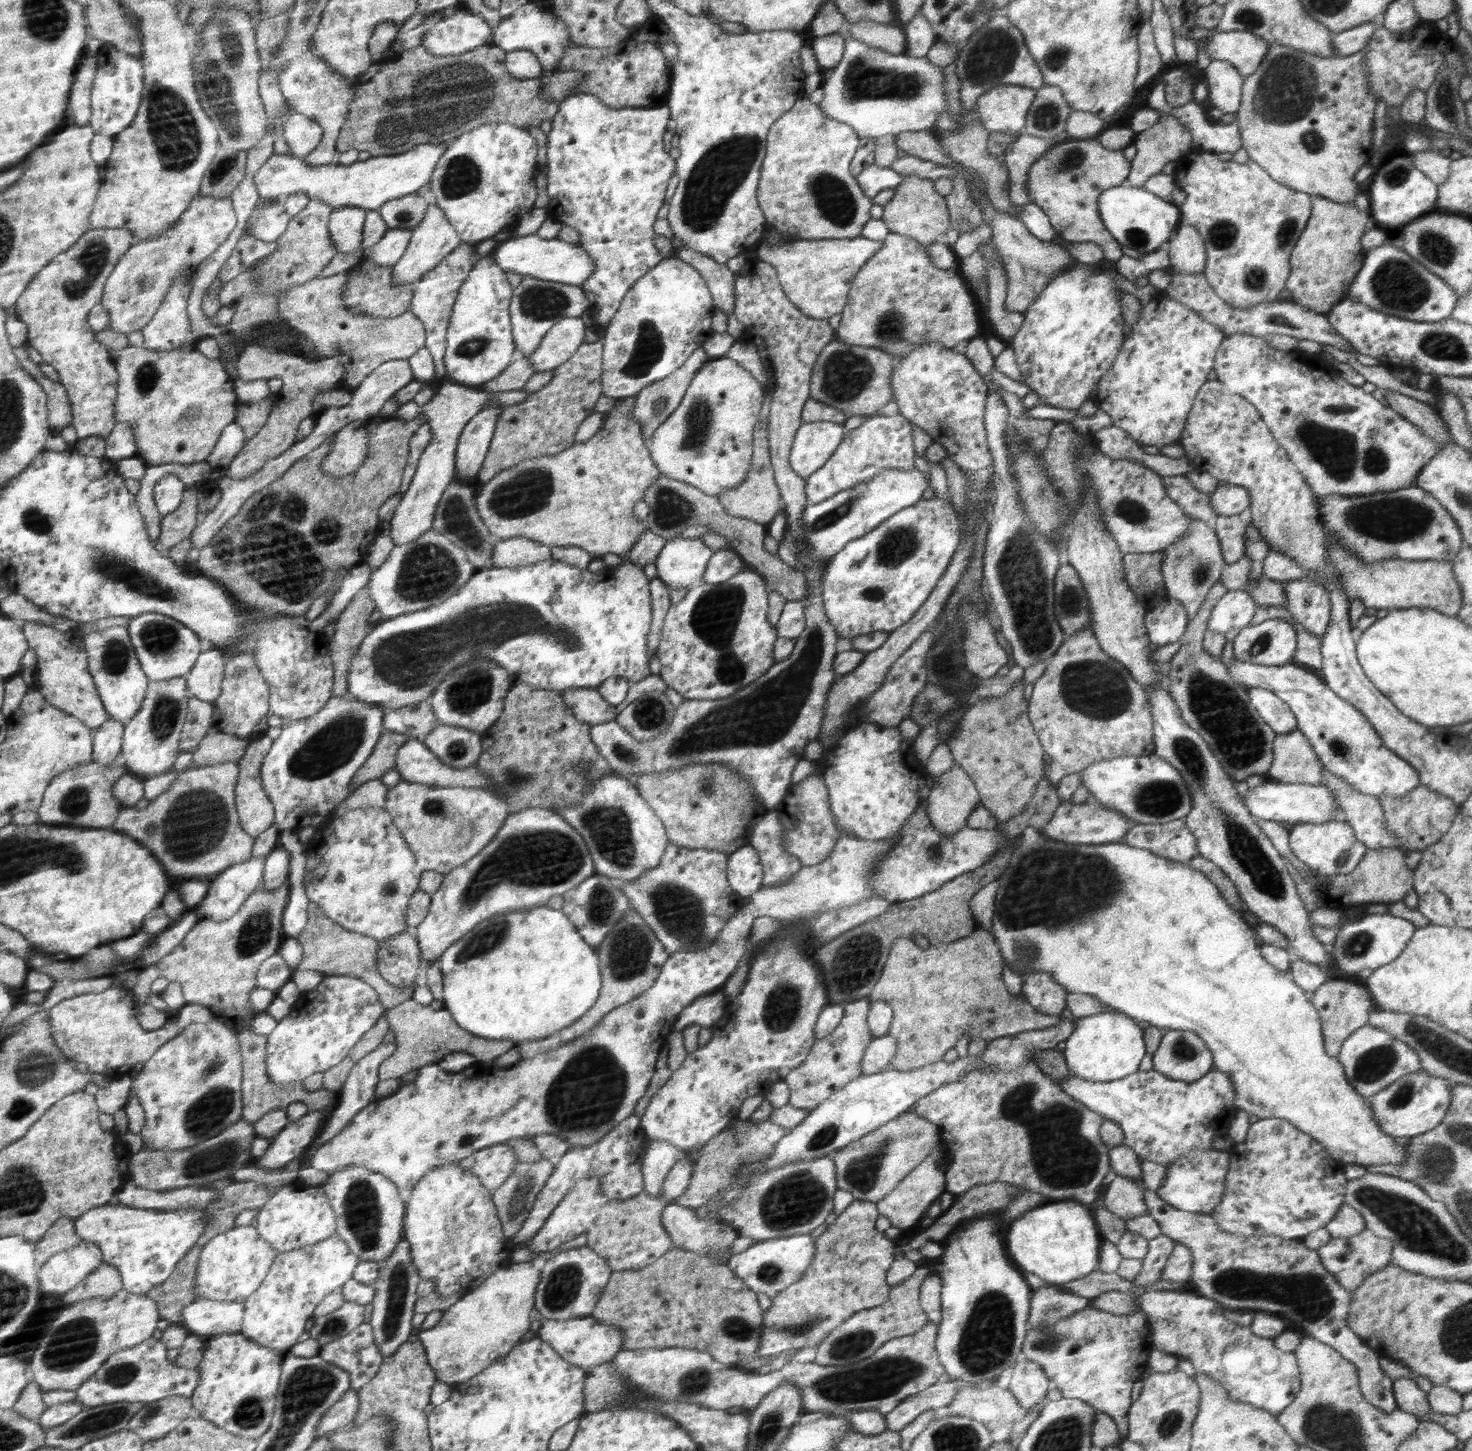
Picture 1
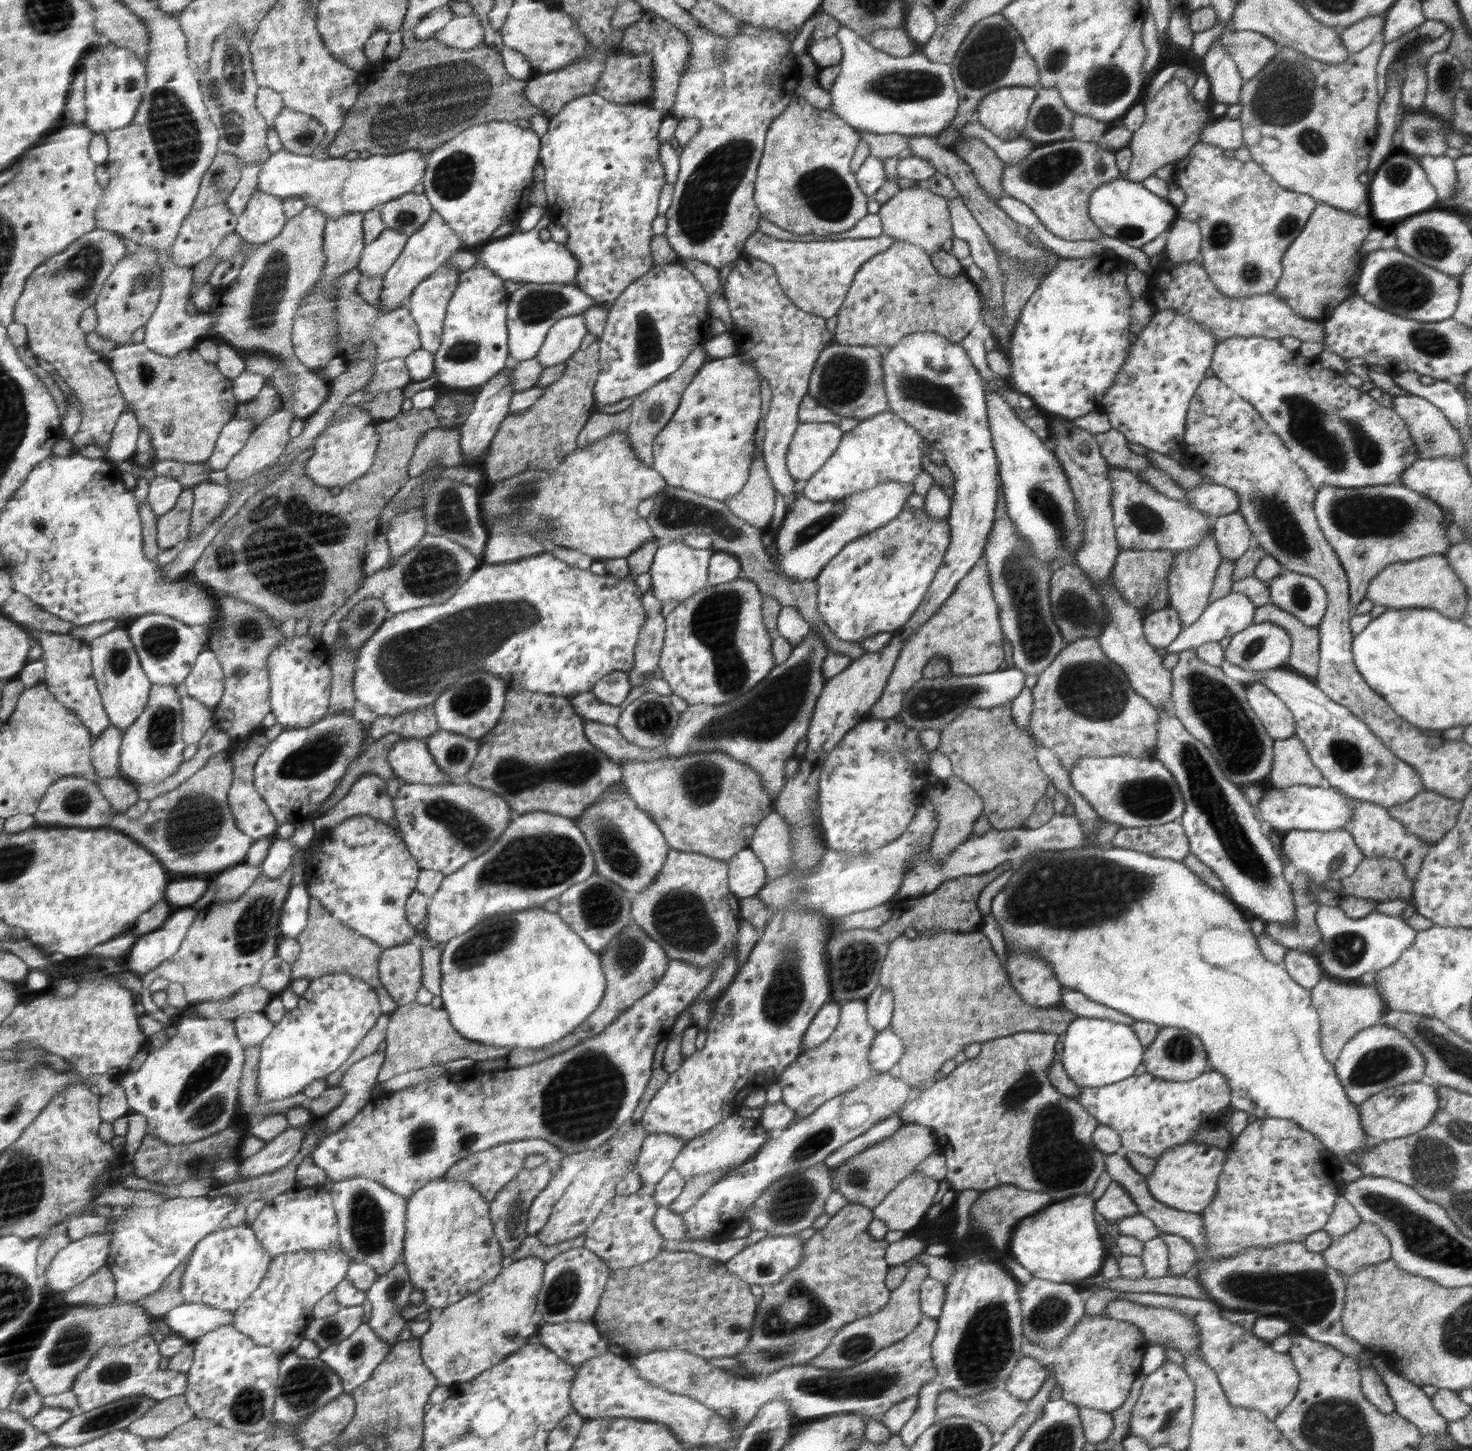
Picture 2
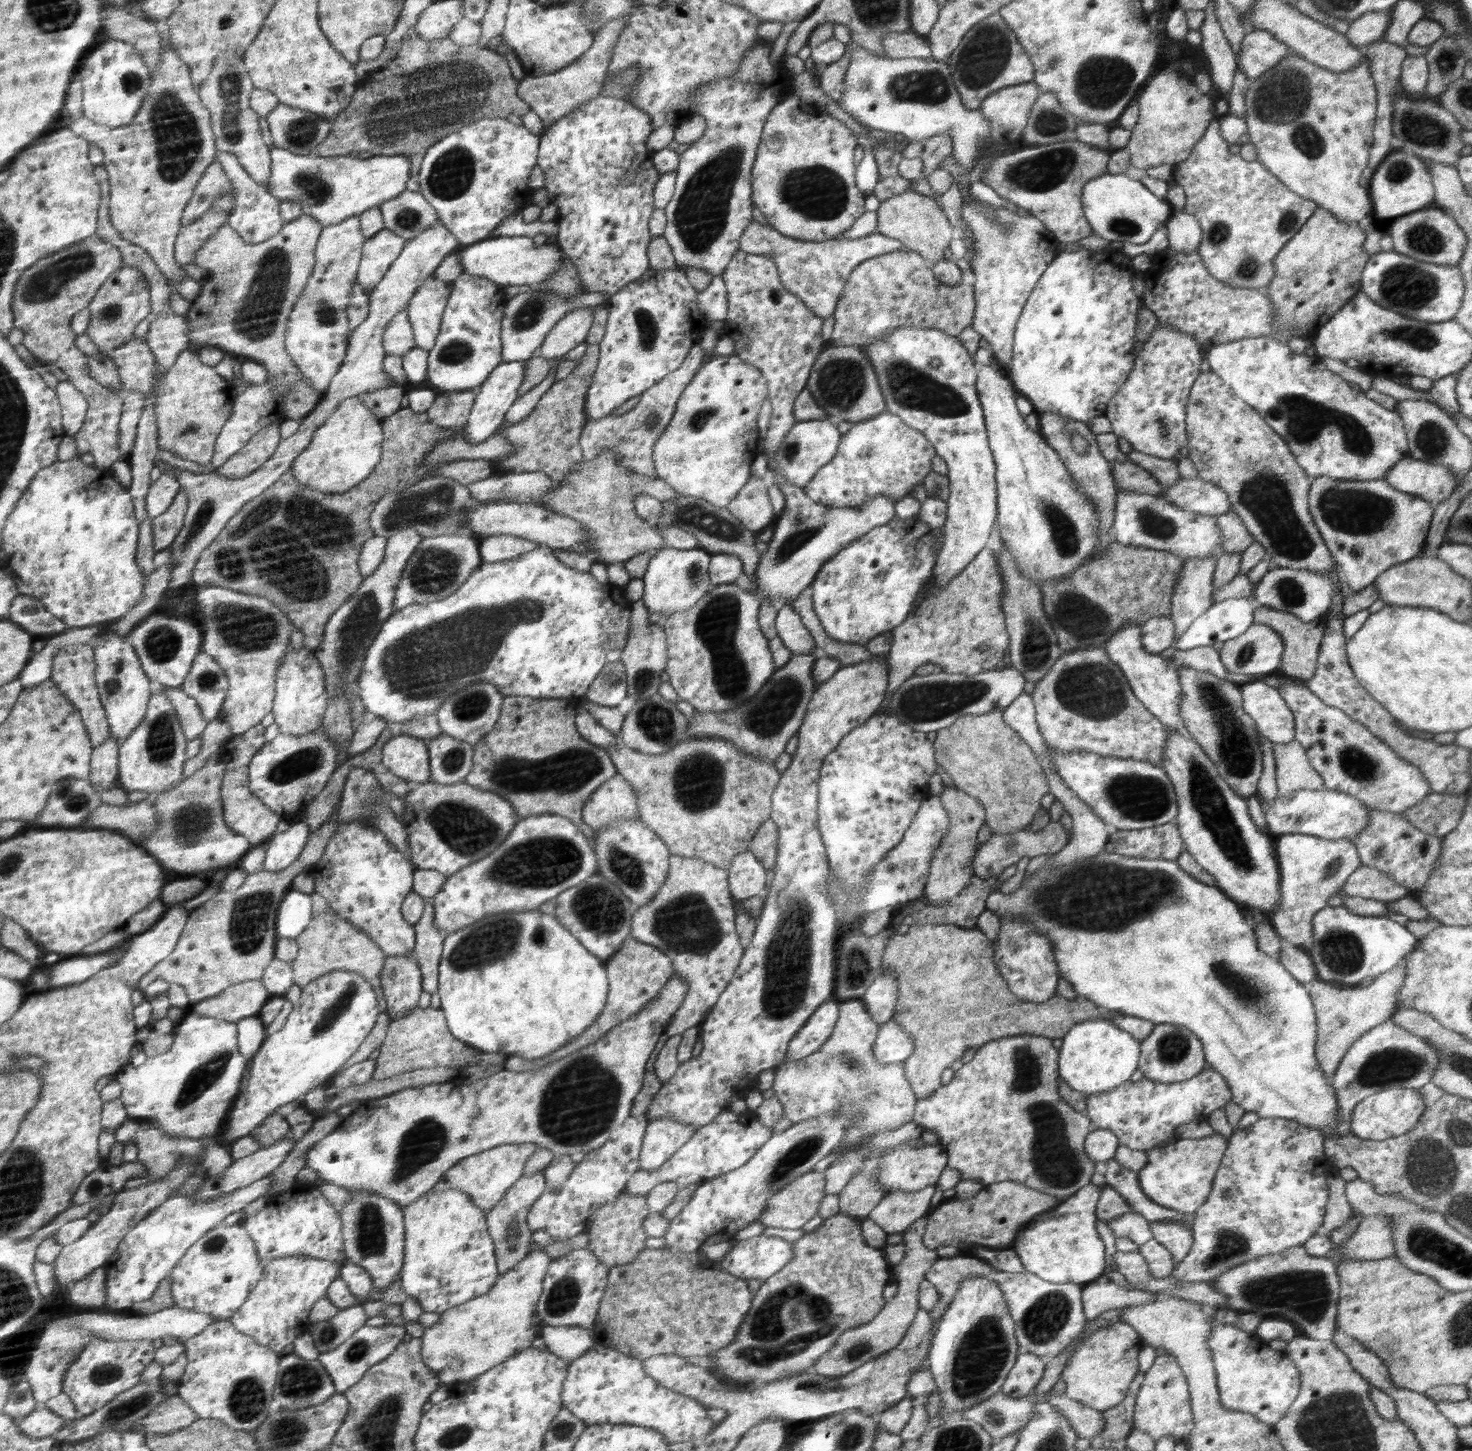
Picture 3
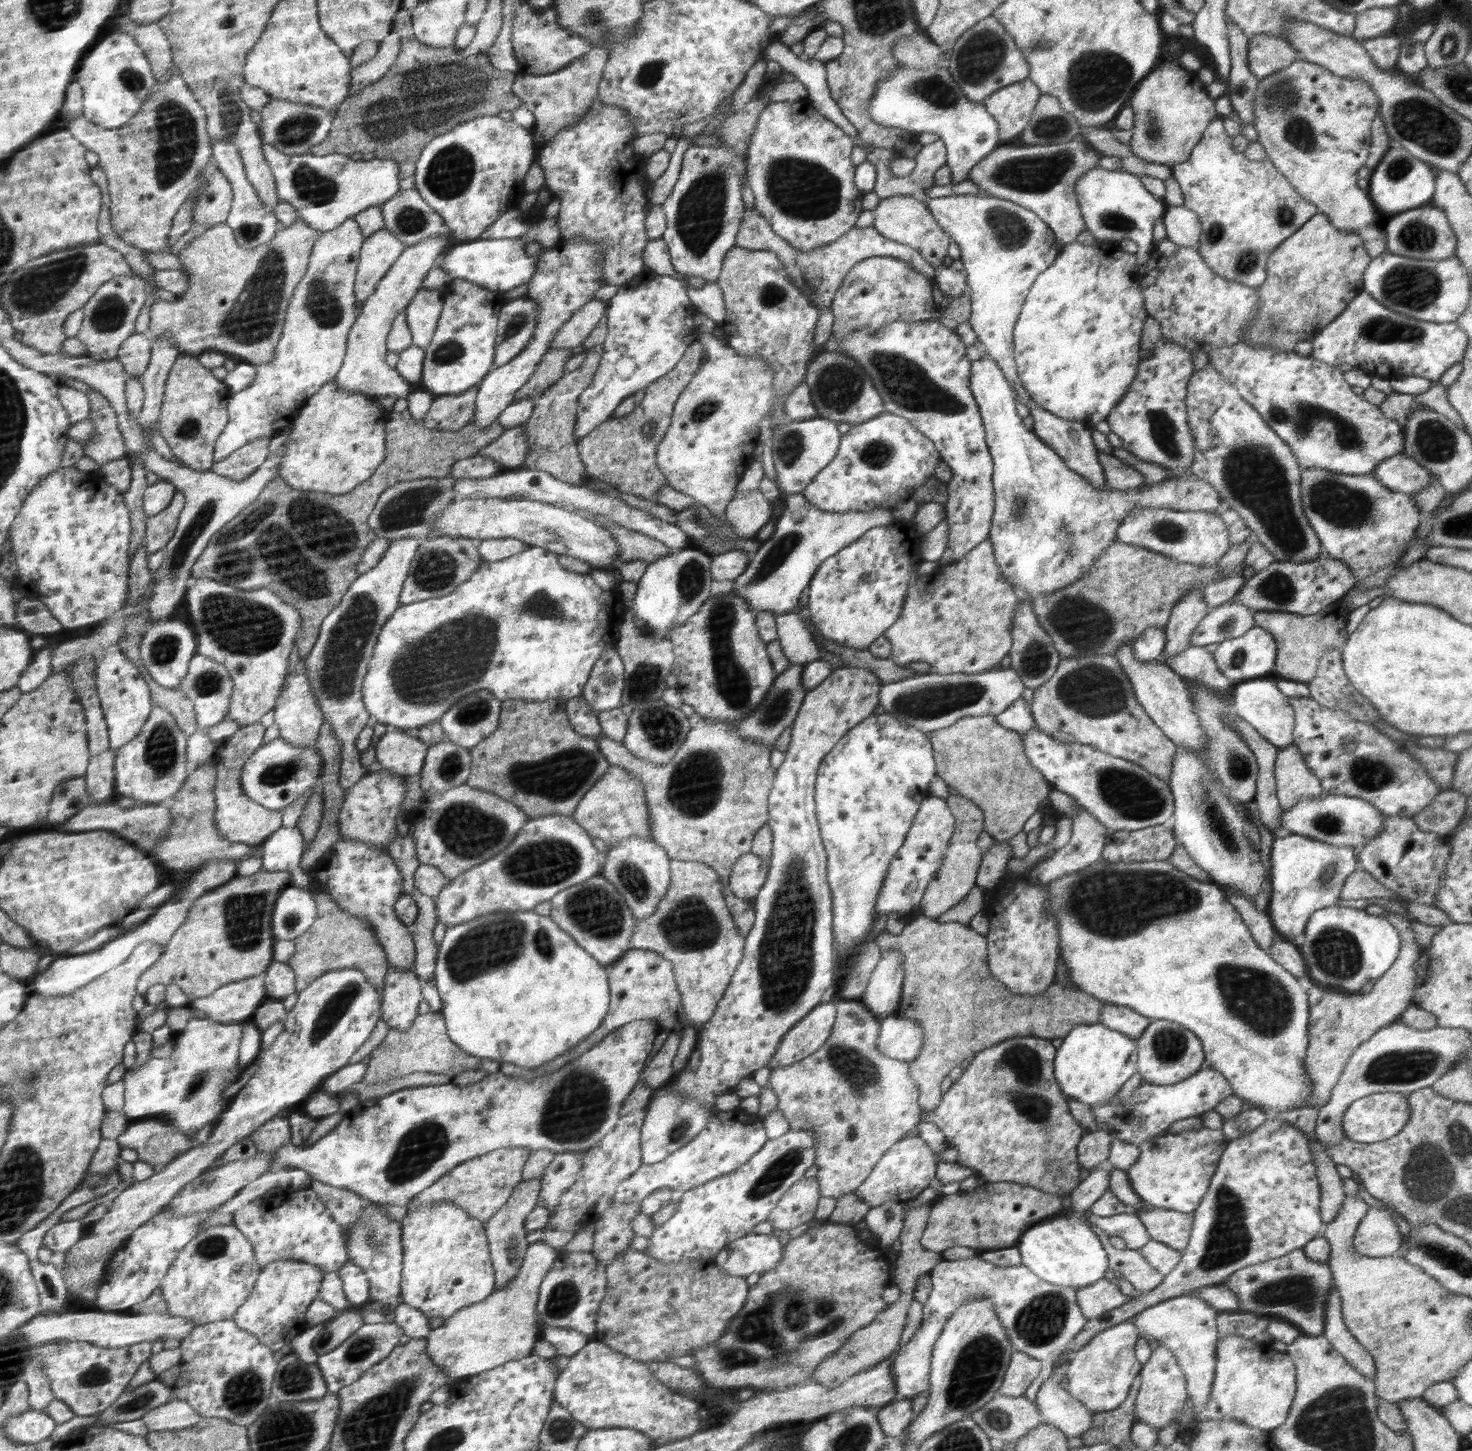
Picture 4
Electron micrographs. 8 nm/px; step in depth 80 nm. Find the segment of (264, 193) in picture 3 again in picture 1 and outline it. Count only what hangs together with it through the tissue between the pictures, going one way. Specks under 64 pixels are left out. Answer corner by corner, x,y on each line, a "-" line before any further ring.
260,198
247,224
250,235
254,238
264,242
276,242
285,234
291,219
292,217
285,211
285,205
280,199
264,199
263,201

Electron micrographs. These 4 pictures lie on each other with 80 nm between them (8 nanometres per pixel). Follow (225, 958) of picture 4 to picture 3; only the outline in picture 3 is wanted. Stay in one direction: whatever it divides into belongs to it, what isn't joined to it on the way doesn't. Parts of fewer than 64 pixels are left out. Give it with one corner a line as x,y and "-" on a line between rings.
340,801
334,803
332,814
321,828
310,834
308,843
292,864
278,872
262,870
249,874
241,887
232,892
220,888
216,895
190,912
178,946
141,981
140,990
145,991
158,980
168,980
171,984
182,985
192,1005
195,1005
221,995
234,984
261,980
274,956
276,912
291,888
294,877
306,872
322,858
328,841
338,831
341,822
337,821
335,814

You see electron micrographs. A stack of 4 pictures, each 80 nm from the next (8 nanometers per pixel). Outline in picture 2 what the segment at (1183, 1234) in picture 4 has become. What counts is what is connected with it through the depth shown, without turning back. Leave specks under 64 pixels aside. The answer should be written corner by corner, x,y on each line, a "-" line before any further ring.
1160,1233
1160,1239
1164,1241
1169,1251
1169,1274
1190,1275
1191,1268
1196,1262
1196,1252
1190,1242
1186,1242
1182,1236
1175,1234

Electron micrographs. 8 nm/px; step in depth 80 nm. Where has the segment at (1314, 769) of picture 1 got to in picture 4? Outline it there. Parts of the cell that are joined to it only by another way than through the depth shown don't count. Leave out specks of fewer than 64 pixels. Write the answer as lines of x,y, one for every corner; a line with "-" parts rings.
1294,744
1278,748
1274,779
1281,810
1289,810
1303,798
1318,798
1324,794
1320,780
1308,769
1304,756

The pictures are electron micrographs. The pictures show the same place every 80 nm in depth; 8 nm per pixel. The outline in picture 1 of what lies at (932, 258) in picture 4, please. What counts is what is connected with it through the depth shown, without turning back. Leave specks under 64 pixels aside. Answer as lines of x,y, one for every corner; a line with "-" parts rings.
907,176
907,179
894,189
895,193
890,202
883,206
881,219
888,226
890,233
909,237
923,247
928,247
937,242
936,238
944,238
944,234
954,229
950,224
952,216
948,216
946,200
936,191
932,180
920,176

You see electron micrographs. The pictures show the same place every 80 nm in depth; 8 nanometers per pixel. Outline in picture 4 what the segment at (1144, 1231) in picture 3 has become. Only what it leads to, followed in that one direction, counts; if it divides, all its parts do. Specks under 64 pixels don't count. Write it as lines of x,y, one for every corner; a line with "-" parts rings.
1086,1212
1086,1219
1097,1227
1105,1237
1119,1237
1126,1243
1126,1249
1140,1251
1151,1237
1138,1215
1132,1212
1099,1217

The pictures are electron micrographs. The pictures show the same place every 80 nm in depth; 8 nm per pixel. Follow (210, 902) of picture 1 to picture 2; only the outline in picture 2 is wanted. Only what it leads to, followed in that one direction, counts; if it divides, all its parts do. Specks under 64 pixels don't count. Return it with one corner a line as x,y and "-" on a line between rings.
239,864
216,878
217,892
211,903
233,903
261,874
260,866

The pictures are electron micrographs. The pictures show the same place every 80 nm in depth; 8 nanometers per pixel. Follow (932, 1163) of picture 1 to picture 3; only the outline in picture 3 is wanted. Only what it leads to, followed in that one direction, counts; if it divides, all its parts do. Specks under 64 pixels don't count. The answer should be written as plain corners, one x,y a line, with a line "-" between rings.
935,1185
926,1186
916,1193
888,1193
867,1218
880,1225
888,1235
901,1233
931,1211
934,1194

